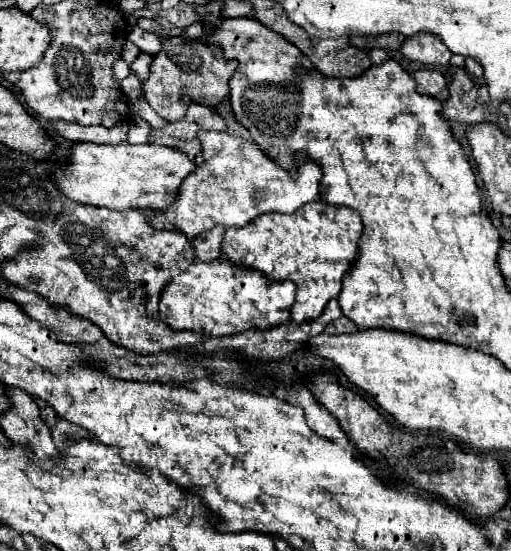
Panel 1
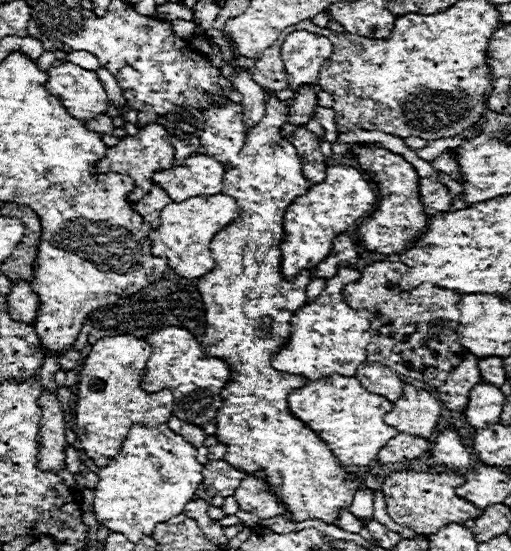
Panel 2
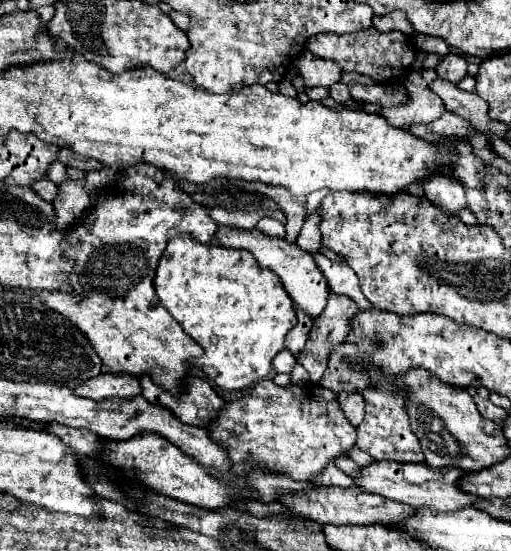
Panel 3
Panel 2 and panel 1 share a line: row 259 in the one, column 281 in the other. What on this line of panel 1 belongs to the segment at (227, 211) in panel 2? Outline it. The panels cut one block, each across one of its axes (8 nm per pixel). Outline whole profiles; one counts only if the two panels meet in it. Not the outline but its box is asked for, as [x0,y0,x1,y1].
[152,132,322,240]

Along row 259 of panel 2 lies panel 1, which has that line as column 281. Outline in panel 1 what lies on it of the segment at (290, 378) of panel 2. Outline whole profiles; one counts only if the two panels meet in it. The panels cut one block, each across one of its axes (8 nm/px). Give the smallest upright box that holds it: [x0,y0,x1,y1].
[222,200,362,324]

